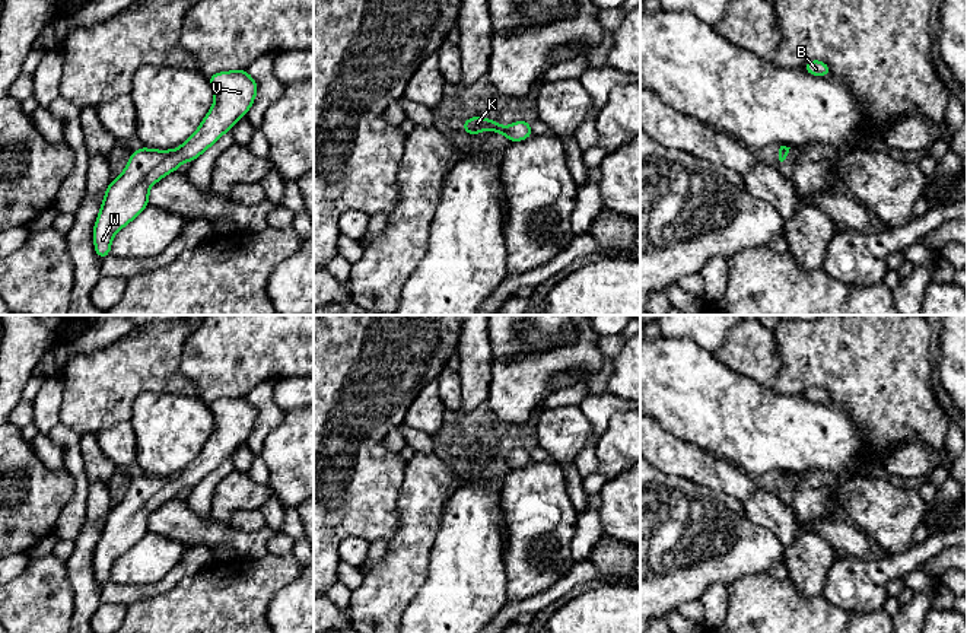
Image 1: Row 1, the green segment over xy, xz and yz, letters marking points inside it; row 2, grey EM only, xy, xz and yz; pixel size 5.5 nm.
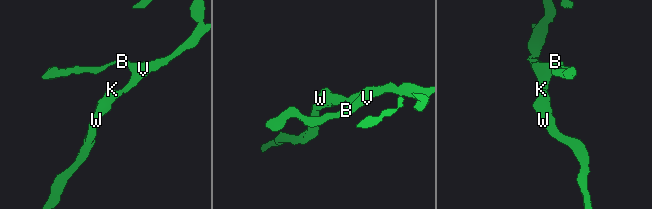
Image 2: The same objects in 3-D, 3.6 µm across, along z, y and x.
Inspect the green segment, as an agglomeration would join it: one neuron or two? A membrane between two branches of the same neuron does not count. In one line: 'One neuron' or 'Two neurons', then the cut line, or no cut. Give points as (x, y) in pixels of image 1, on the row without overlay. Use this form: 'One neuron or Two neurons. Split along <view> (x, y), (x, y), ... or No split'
One neuron. No split

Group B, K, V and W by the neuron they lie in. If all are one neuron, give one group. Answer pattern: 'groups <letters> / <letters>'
groups B K V W

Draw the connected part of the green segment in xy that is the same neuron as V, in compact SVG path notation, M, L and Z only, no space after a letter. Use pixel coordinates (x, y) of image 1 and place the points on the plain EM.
M246 397L220 398L209 403L209 408L214 417L214 430L197 458L174 477L141 474L133 478L123 500L115 508L109 509L93 554L95 578L101 586L111 579L114 562L137 544L149 531L149 515L169 499L176 497L184 487L193 489L206 475L214 471L239 445L246 442L258 417L257 408Z

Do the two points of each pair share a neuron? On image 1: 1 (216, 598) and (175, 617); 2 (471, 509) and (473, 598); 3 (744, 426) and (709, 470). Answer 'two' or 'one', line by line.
1: one
2: one
3: two

